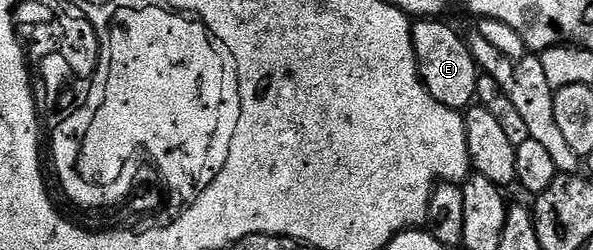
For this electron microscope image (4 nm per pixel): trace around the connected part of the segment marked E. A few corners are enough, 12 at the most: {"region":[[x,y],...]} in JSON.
{"region":[[441,18],[413,24],[415,62],[443,106],[476,101],[472,47]]}

